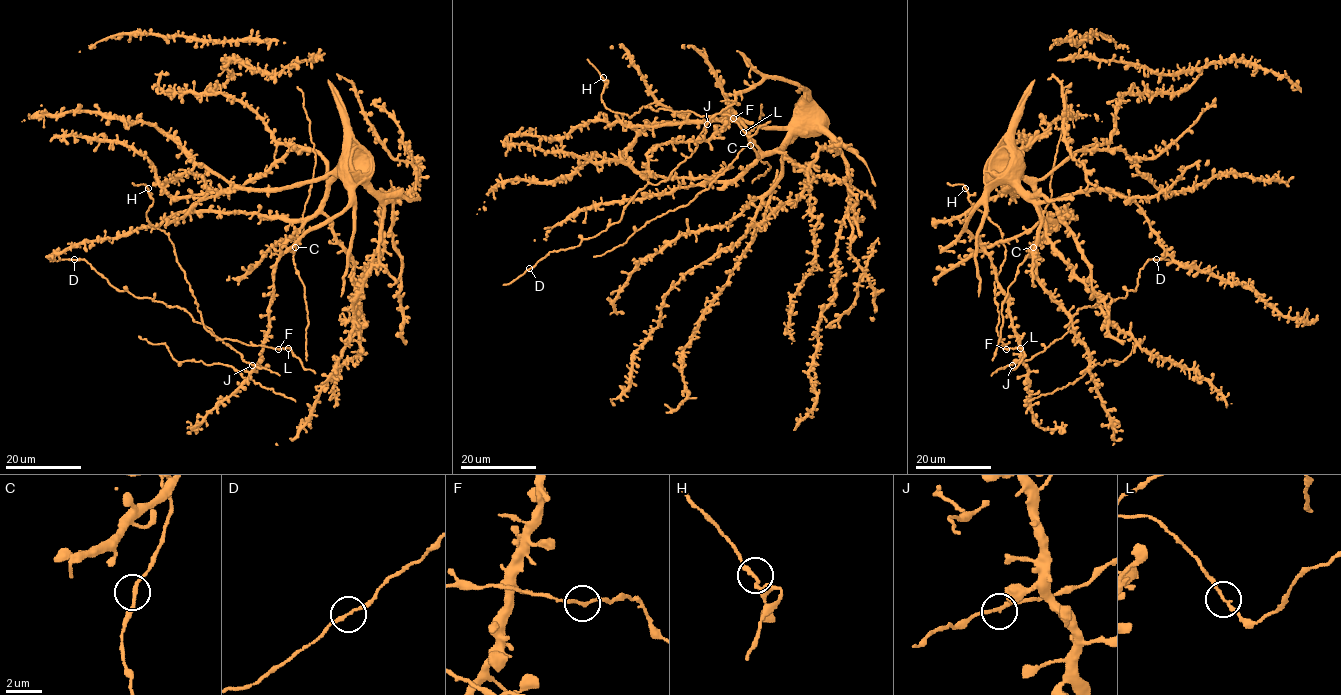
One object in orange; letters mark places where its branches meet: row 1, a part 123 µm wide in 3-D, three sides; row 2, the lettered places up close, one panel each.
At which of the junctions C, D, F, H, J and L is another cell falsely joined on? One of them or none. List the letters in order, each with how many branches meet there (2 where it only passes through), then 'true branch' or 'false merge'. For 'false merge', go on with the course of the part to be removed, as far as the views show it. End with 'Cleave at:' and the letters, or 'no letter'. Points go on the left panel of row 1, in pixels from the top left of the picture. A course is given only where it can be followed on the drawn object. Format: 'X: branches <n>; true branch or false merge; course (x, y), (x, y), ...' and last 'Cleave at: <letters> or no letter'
C: branches 2; true branch
D: branches 2; true branch
F: branches 2; true branch
H: branches 2; true branch
J: branches 2; true branch
L: branches 2; true branch
Cleave at: no letter

